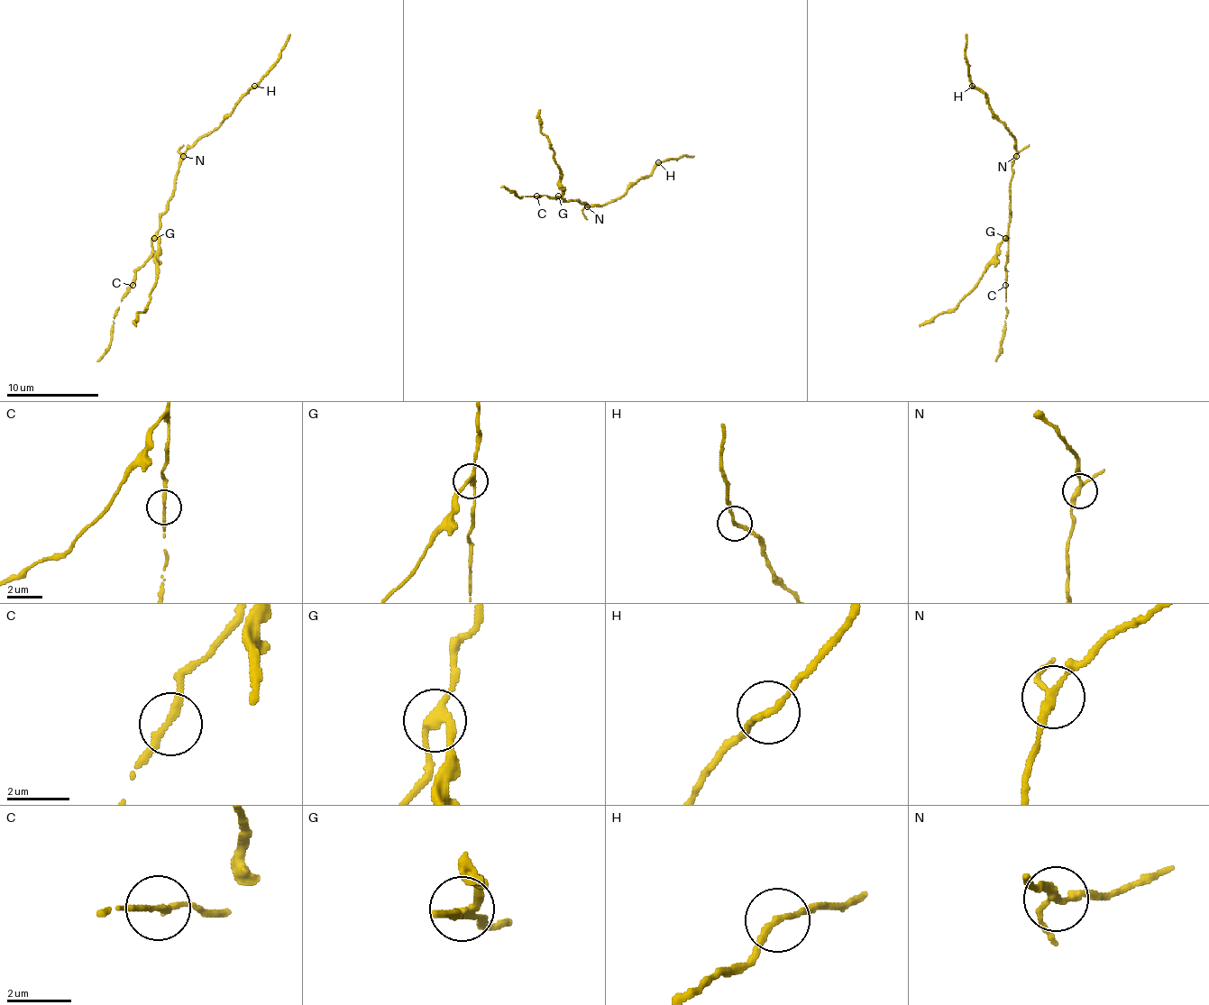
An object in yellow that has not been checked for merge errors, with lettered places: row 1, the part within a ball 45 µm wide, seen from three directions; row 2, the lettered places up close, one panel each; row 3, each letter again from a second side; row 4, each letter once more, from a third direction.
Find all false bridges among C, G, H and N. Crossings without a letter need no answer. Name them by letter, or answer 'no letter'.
G

